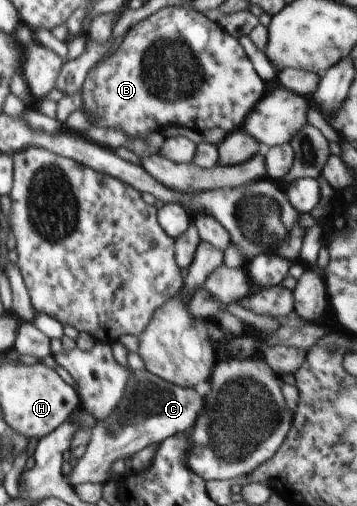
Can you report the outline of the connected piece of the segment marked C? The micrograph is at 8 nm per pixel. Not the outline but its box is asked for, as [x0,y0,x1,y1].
[67,370,203,487]

